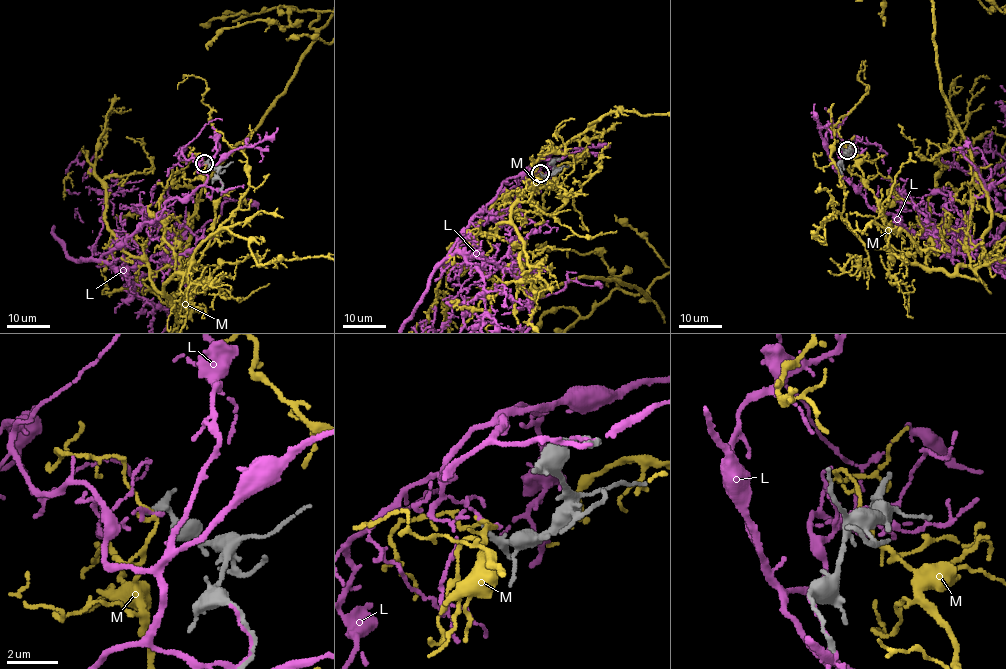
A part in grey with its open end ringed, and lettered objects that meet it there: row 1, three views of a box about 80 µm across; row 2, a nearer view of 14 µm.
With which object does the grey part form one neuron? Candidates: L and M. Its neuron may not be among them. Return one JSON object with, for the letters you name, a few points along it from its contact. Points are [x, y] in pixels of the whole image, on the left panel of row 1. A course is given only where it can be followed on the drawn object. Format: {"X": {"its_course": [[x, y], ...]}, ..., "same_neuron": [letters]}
{"same_neuron": []}

